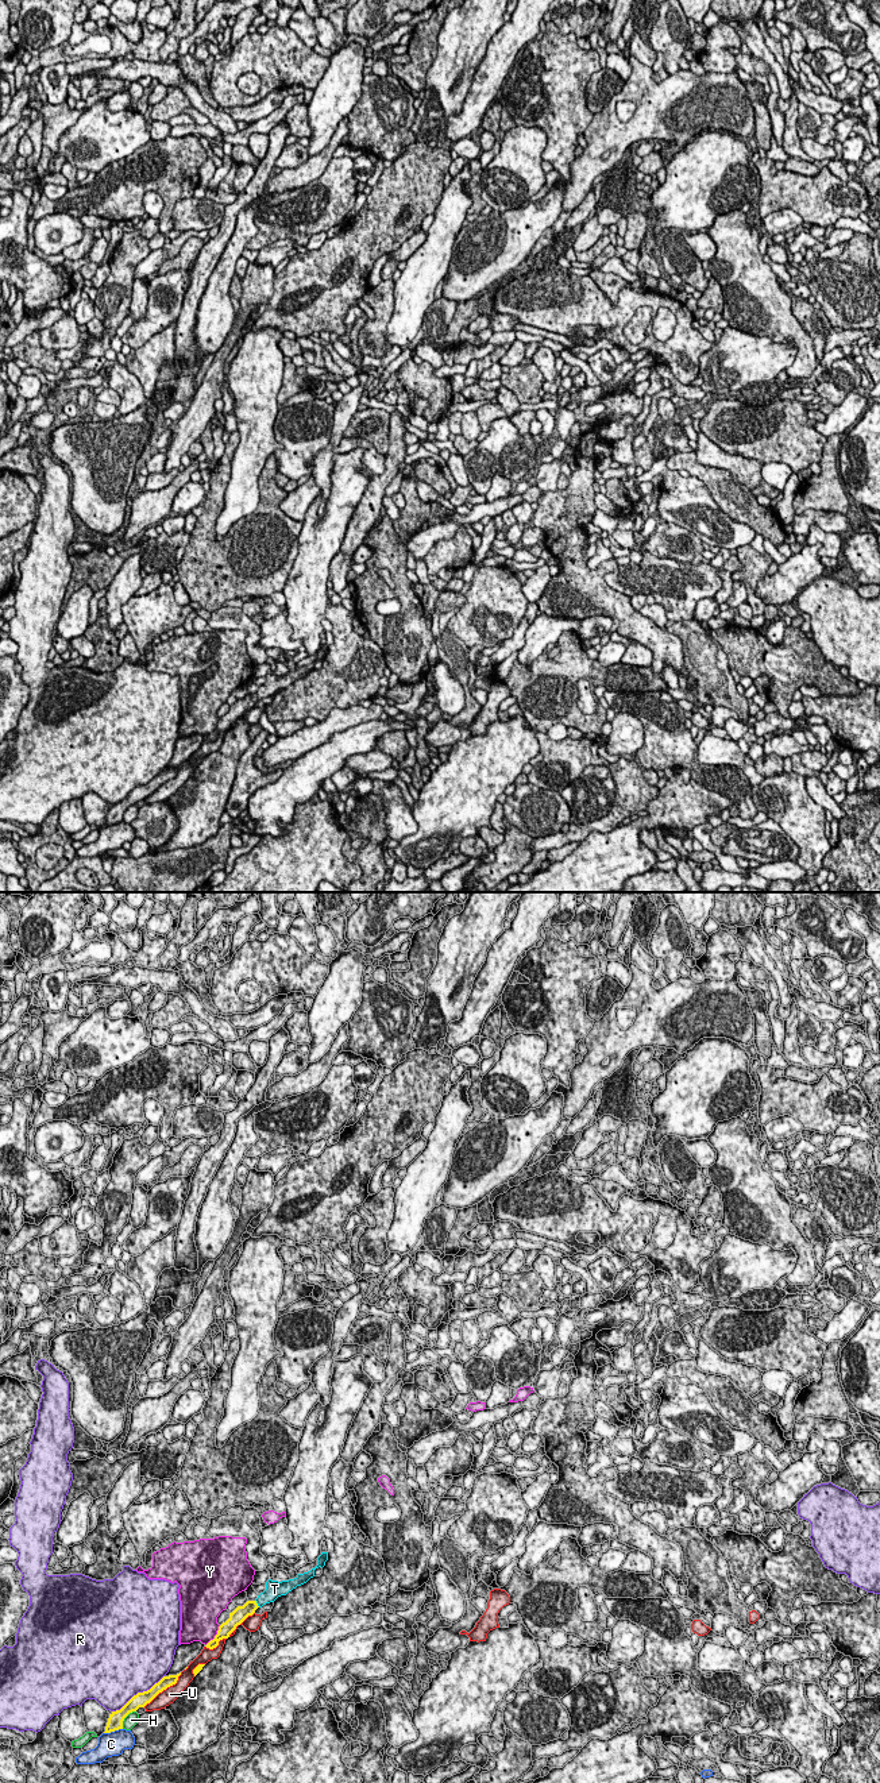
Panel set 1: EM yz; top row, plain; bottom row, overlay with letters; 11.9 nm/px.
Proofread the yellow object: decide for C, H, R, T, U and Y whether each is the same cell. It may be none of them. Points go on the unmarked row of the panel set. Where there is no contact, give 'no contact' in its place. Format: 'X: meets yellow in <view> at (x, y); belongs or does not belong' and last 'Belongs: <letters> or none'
C: meets yellow in yz at (112, 824); does not belong
H: meets yellow in yz at (124, 810); does not belong
R: meets yellow in yz at (138, 786); does not belong
T: meets yellow in yz at (257, 697); belongs
U: meets yellow in yz at (163, 782); does not belong
Y: meets yellow in yz at (215, 729); does not belong
Belongs: T

